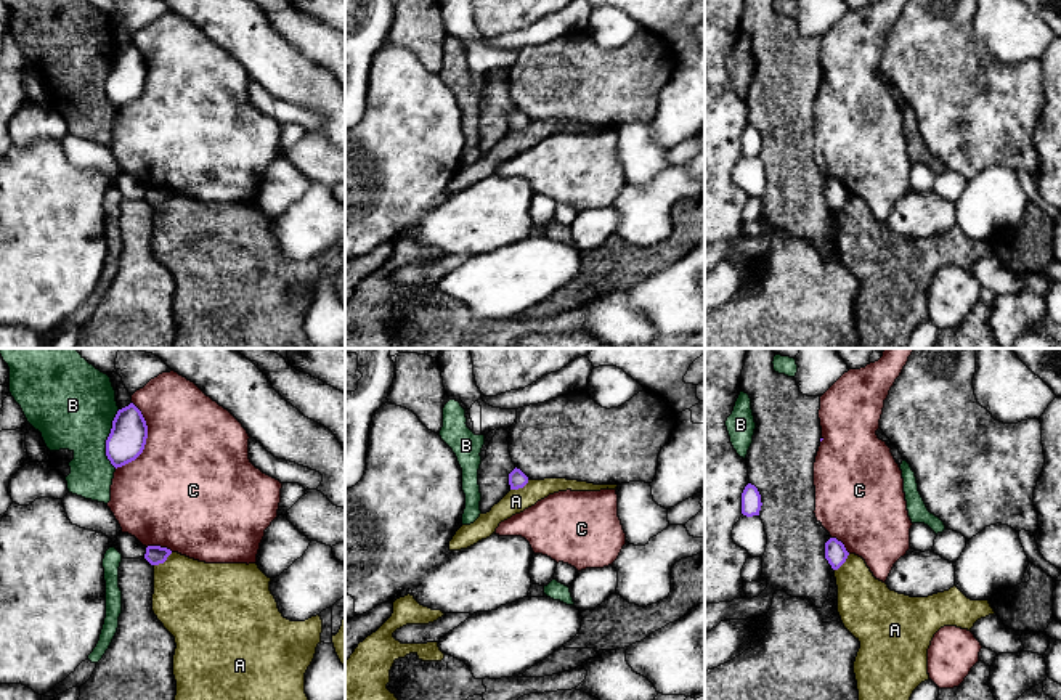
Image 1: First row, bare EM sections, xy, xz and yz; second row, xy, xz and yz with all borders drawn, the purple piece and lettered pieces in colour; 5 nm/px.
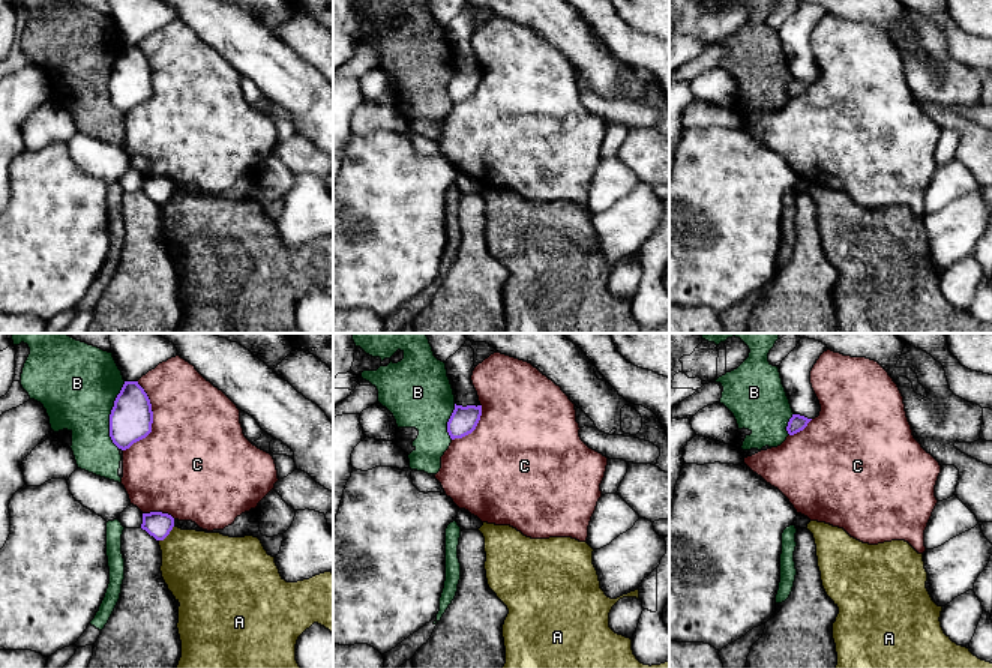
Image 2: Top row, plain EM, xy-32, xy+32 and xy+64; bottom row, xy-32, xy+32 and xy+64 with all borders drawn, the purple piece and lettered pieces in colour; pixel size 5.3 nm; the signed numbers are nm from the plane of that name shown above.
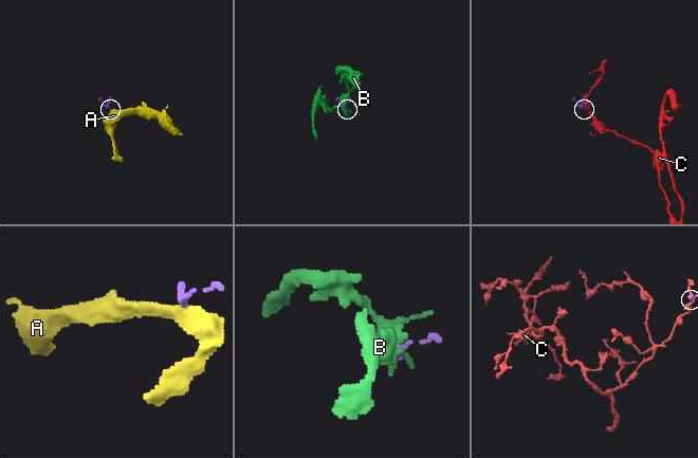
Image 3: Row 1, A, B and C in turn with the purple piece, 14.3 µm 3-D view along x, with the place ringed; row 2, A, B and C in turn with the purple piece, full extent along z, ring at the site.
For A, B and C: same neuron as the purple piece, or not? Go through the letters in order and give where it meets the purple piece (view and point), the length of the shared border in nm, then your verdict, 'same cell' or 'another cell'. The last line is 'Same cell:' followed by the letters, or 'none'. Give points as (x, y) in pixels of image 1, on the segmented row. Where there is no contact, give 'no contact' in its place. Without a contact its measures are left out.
A: contact xy (162, 562); length 120 nm; another cell
B: contact xy (108, 439); length 300 nm; another cell
C: contact xy (145, 440); length 360 nm; another cell
Same cell: none

